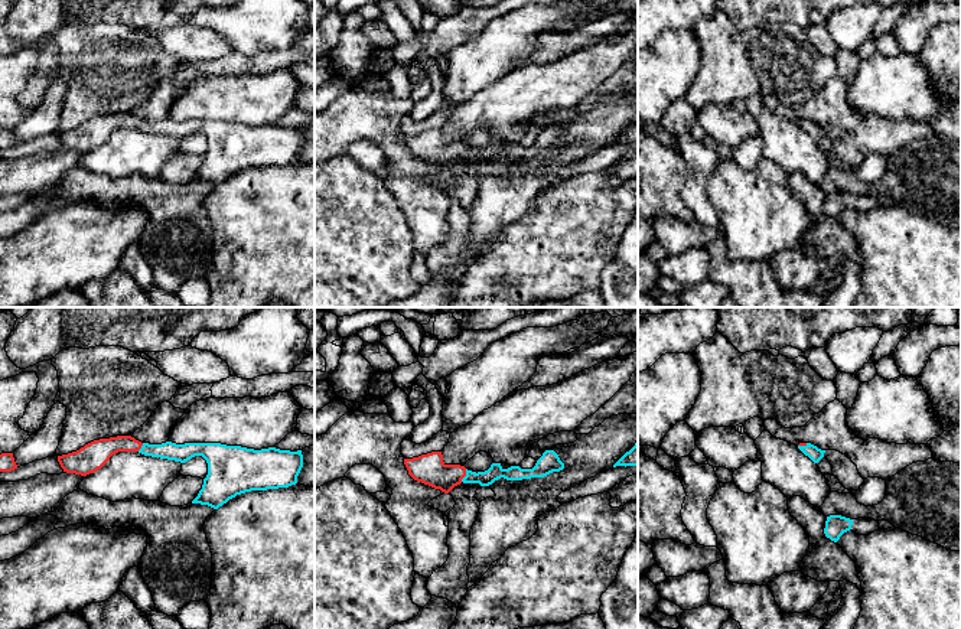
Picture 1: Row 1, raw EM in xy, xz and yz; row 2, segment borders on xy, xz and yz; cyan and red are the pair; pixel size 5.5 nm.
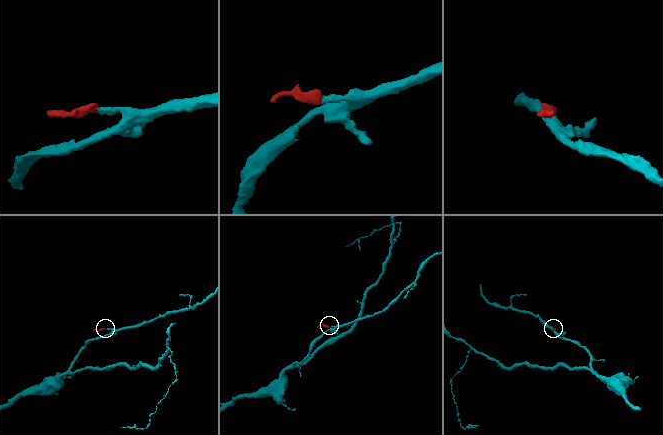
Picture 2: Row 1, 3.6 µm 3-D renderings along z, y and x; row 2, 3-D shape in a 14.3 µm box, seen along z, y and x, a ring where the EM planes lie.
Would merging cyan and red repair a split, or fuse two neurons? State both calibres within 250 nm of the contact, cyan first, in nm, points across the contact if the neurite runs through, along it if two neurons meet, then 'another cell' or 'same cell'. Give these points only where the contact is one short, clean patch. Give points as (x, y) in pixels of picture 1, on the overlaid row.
90/170 nm | another cell

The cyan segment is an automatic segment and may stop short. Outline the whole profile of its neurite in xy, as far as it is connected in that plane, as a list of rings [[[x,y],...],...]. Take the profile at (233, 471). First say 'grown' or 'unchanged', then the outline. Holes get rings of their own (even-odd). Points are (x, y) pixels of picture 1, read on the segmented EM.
unchanged; [[[166,441],[143,443],[139,453],[180,463],[202,456],[208,463],[208,475],[192,503],[208,505],[214,509],[245,492],[296,485],[303,467],[302,450],[290,452],[276,447],[254,450],[221,443]]]

